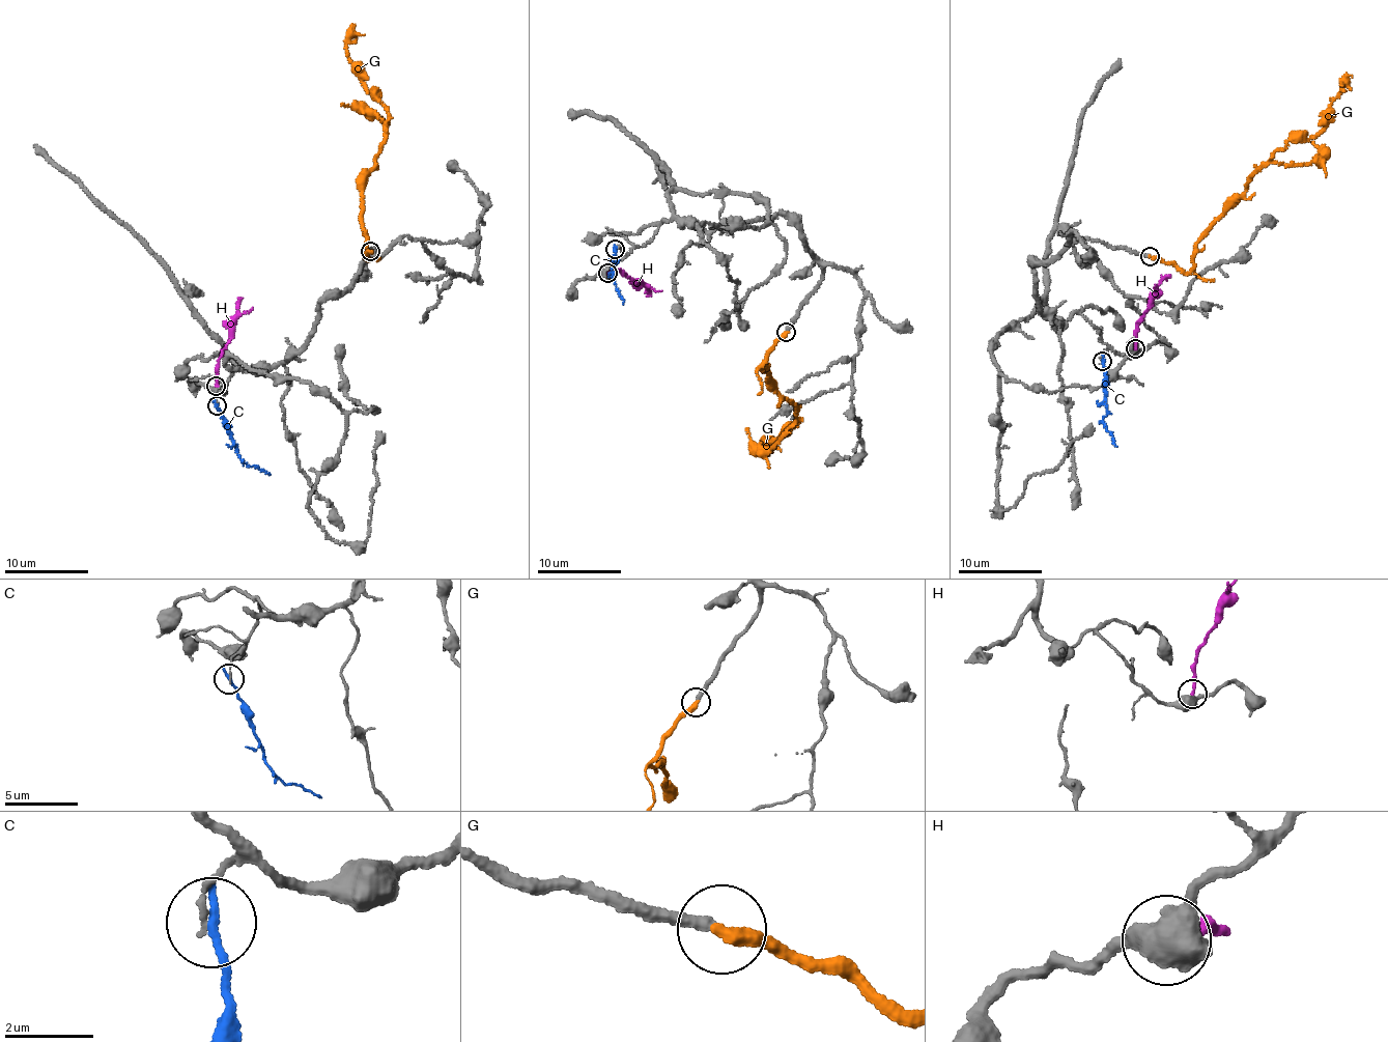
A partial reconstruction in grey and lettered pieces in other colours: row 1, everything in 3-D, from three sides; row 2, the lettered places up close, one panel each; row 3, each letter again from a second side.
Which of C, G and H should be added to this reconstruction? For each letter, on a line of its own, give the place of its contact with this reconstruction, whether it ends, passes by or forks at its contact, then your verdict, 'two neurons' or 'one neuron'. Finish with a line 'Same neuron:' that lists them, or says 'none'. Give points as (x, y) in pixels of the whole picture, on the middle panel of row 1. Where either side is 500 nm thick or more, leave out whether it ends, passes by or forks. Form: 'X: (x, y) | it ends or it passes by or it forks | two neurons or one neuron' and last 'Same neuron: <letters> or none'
C: (615, 249) | it ends | two neurons
G: (786, 332) | it ends | one neuron
H: (607, 273) | two neurons
Same neuron: G

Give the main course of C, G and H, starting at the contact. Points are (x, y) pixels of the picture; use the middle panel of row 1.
C: (615, 248), (608, 273), (612, 273), (623, 304)
G: (786, 332), (759, 365), (769, 364), (777, 393), (799, 418), (769, 444), (765, 438), (771, 452)
H: (607, 273), (620, 269), (632, 281), (640, 279), (645, 283), (647, 296)

